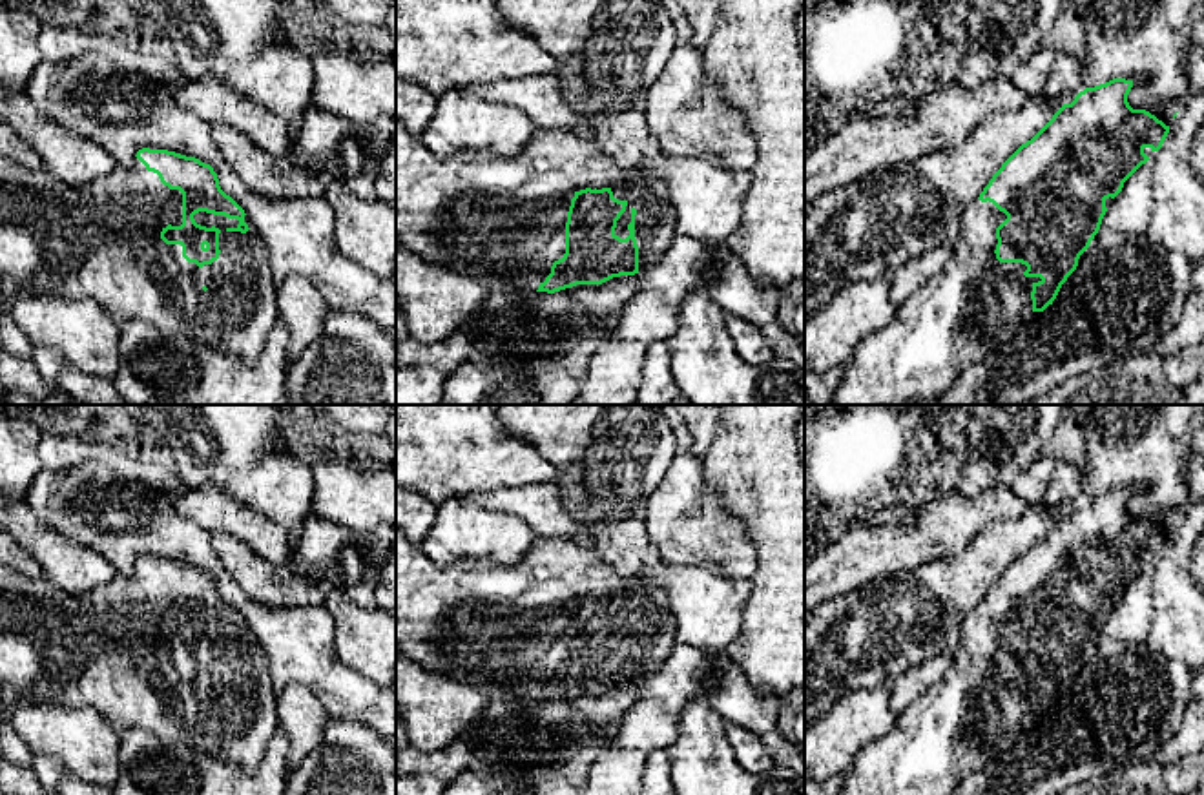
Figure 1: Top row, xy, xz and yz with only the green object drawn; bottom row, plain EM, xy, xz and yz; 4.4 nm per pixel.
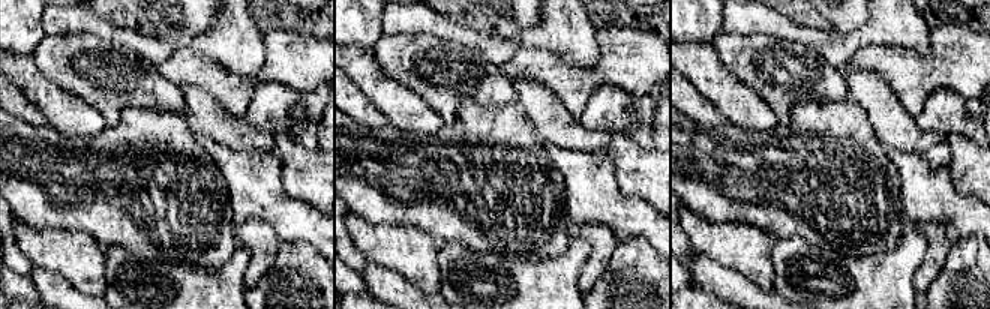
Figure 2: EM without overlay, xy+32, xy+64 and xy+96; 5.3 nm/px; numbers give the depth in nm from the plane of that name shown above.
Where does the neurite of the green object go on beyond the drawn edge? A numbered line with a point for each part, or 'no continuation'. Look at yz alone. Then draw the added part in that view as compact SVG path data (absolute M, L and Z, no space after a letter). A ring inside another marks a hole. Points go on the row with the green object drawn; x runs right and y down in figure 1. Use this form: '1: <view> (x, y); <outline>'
1: yz (975, 303); M974 199L961 213L961 230L950 246L950 257L943 270L929 279L896 308L894 319L883 328L861 339L830 399L830 405L903 405L939 398L956 377L970 365L983 361L1005 339L1011 339L1033 315L1033 284L1040 277L1025 277L1022 263L1000 263L996 259L996 228L1007 219L992 202Z

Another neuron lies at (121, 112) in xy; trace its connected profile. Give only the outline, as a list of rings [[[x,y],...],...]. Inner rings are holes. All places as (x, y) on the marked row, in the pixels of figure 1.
[[[88,51],[67,60],[42,60],[26,93],[49,120],[99,144],[119,166],[130,166],[142,148],[210,164],[221,190],[244,210],[265,241],[277,286],[301,275],[330,310],[361,312],[396,334],[396,283],[337,250],[334,210],[325,197],[275,201],[239,182],[213,144],[212,126],[182,109],[164,82],[126,73],[106,55]]]

